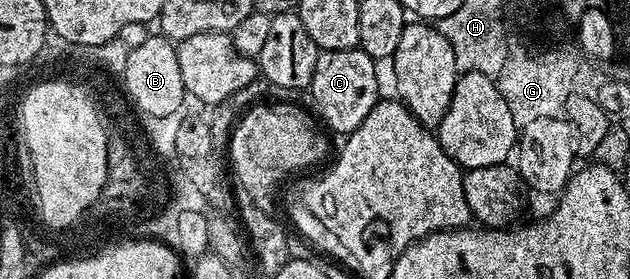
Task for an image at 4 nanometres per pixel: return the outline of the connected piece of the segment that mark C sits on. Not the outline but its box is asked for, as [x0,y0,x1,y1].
[310,46,382,134]

